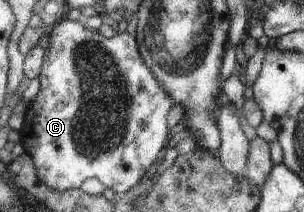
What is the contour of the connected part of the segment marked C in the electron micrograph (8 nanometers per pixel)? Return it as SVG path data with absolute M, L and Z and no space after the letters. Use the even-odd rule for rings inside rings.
M64 18L48 32L49 47L45 52L44 66L40 76L40 90L37 97L30 102L26 108L25 122L18 126L20 134L20 142L26 152L33 160L36 173L40 182L47 188L66 192L67 190L79 189L84 180L95 177L99 179L106 187L110 188L117 196L122 196L124 192L128 192L130 188L136 188L134 184L144 176L144 172L150 168L150 164L158 158L158 152L167 146L166 138L168 138L167 114L173 105L169 94L161 87L161 83L154 78L152 71L145 65L140 58L138 47L136 44L135 34L116 32L110 38L88 30L82 26L82 19L73 21Z

